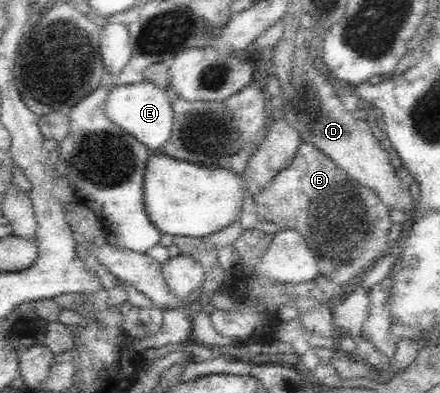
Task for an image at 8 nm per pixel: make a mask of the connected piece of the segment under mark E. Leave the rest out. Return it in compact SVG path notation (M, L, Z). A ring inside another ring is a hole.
M144 80L132 85L114 86L106 98L104 110L112 123L121 127L125 133L134 136L148 149L162 147L168 141L174 125L174 111L166 90L151 81Z

